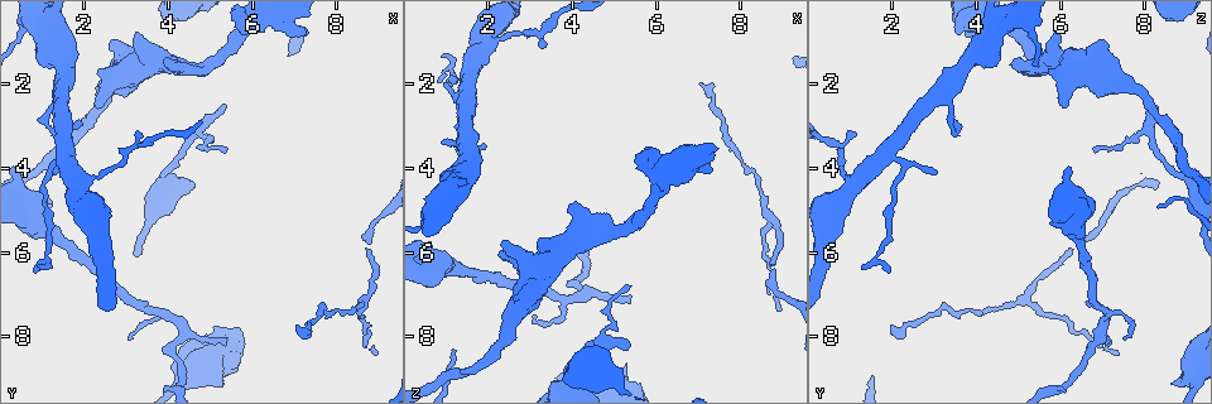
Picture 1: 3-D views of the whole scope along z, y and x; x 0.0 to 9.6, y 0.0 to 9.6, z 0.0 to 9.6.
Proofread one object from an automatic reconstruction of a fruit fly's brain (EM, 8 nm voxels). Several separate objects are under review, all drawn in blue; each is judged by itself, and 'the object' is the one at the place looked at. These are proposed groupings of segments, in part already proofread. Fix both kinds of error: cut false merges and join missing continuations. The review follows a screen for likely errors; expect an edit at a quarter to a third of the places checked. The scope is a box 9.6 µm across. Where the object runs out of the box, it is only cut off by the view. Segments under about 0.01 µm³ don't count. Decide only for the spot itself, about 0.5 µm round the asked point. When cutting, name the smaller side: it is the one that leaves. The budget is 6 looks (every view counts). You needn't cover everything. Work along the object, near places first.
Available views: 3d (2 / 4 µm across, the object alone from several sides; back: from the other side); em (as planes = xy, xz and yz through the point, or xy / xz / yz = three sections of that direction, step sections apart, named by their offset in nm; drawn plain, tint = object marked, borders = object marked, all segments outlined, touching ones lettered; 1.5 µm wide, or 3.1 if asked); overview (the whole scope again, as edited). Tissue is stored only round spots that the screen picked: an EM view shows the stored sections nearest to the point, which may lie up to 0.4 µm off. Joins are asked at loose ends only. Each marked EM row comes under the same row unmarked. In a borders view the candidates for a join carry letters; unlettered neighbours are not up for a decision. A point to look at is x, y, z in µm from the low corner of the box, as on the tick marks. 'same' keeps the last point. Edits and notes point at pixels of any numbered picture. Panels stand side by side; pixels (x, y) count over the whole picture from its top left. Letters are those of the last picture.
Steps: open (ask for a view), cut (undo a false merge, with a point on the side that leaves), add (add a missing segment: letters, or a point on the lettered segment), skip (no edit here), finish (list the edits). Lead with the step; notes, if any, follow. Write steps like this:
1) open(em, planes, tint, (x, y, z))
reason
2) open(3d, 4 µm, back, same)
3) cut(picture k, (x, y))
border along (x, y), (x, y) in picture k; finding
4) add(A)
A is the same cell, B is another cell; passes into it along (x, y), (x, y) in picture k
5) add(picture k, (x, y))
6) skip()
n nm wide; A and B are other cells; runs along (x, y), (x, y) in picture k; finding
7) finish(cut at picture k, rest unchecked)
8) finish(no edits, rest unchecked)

open(em, planes, borders, (5.40, 3.60, 6.80))
tapers out

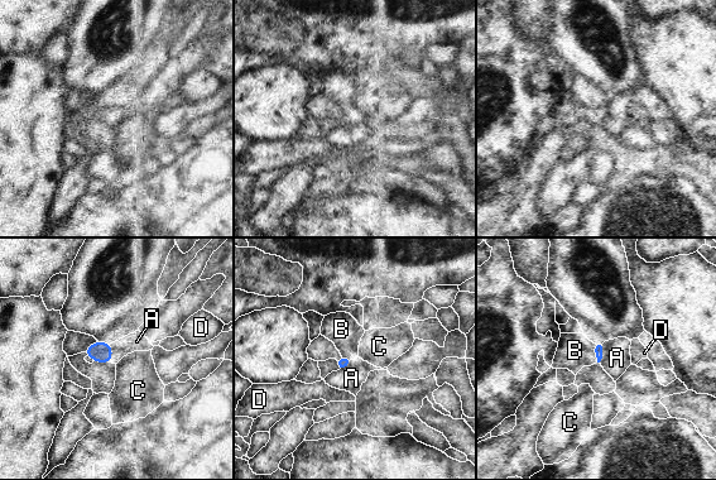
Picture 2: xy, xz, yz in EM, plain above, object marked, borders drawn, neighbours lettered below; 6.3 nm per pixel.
add(B)
A touches over 130 nm; B is the same cell, A, C and D are other cells; the cell continues

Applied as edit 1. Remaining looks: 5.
open(overview)

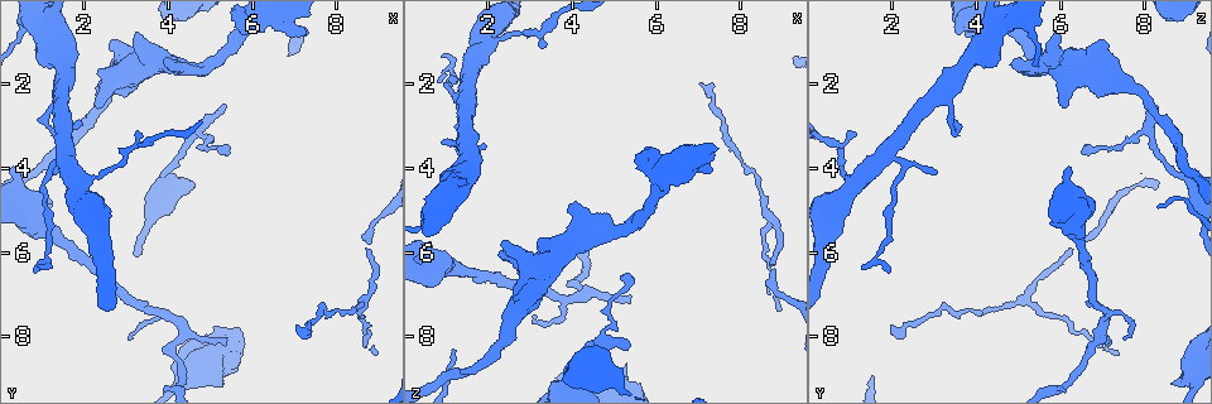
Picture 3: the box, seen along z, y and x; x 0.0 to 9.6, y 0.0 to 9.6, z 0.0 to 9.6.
open(3d, 4 µm, (3.00, 8.15, 7.50))
thin end

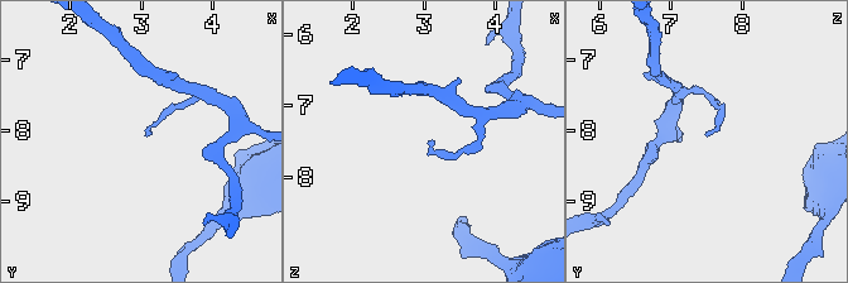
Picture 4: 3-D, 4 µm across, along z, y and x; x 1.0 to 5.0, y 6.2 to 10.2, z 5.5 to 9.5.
open(em, planes, borders, (3.05, 8.10, 7.50))
need the tissue

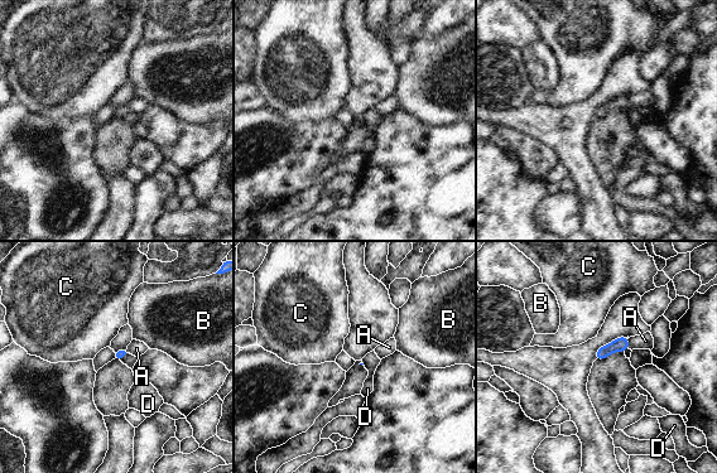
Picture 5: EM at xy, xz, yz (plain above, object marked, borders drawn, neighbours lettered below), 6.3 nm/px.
skip()
A, B, C and D are other cells; border along (129, 353), (120, 360) in picture 5; none of them fits

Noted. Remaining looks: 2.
finish(add at picture 2, rest unchecked)

